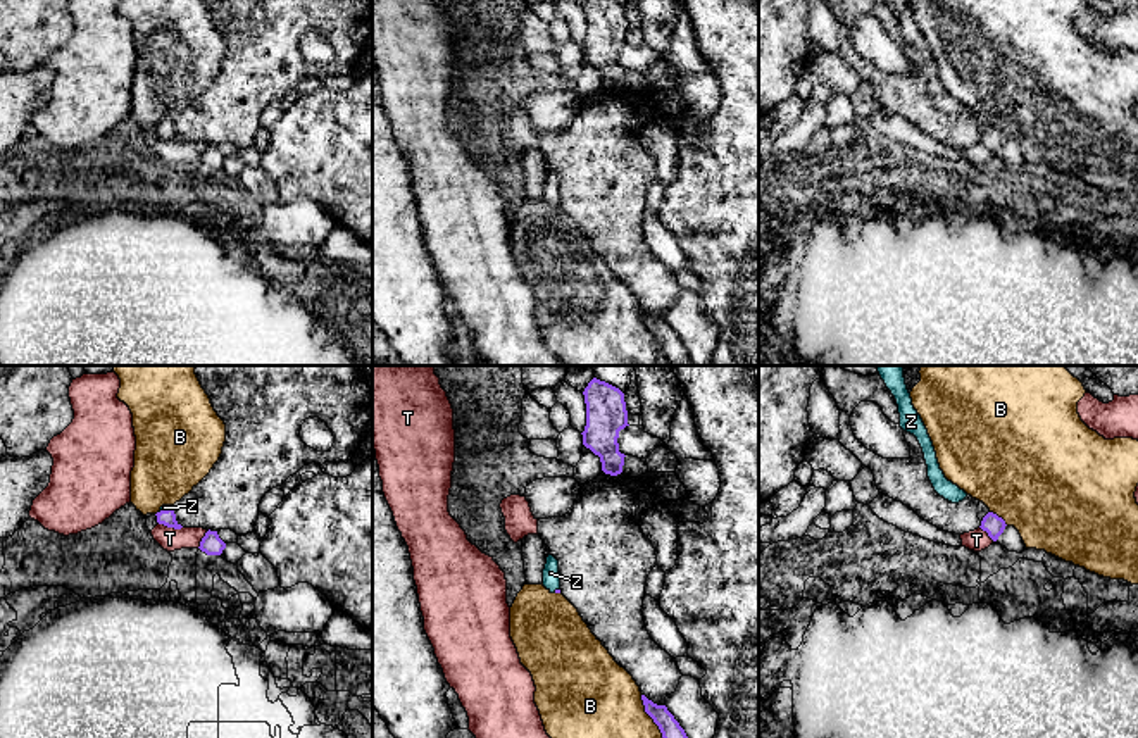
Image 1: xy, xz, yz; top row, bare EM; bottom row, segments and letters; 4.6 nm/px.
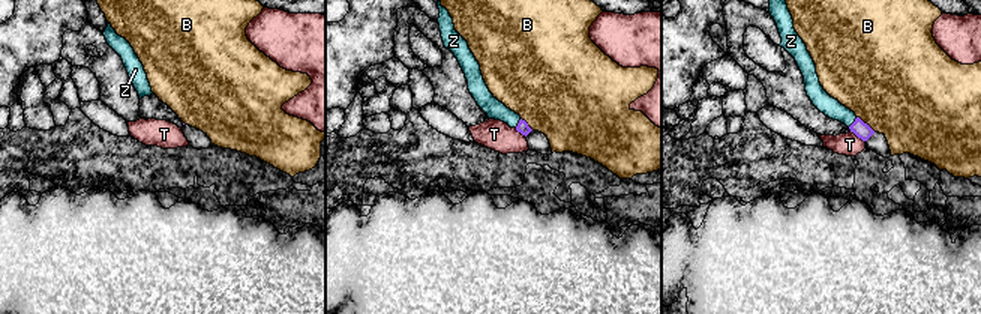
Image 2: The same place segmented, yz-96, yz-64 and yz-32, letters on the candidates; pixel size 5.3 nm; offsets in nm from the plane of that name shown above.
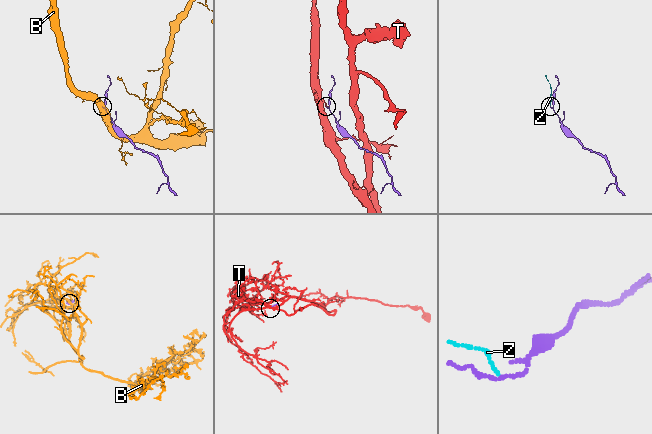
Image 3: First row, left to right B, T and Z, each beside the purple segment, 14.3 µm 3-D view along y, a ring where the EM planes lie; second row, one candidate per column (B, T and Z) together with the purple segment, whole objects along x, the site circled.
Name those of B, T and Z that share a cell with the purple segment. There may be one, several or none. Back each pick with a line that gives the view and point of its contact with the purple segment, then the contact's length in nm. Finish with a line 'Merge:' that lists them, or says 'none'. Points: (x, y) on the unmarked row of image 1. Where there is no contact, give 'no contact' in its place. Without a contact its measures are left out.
Z: contact xy (164, 125); length 70 nm
Merge: Z

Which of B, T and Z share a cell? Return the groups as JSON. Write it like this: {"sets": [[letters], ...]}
{"sets": [["B"], ["T"], ["Z"]]}

